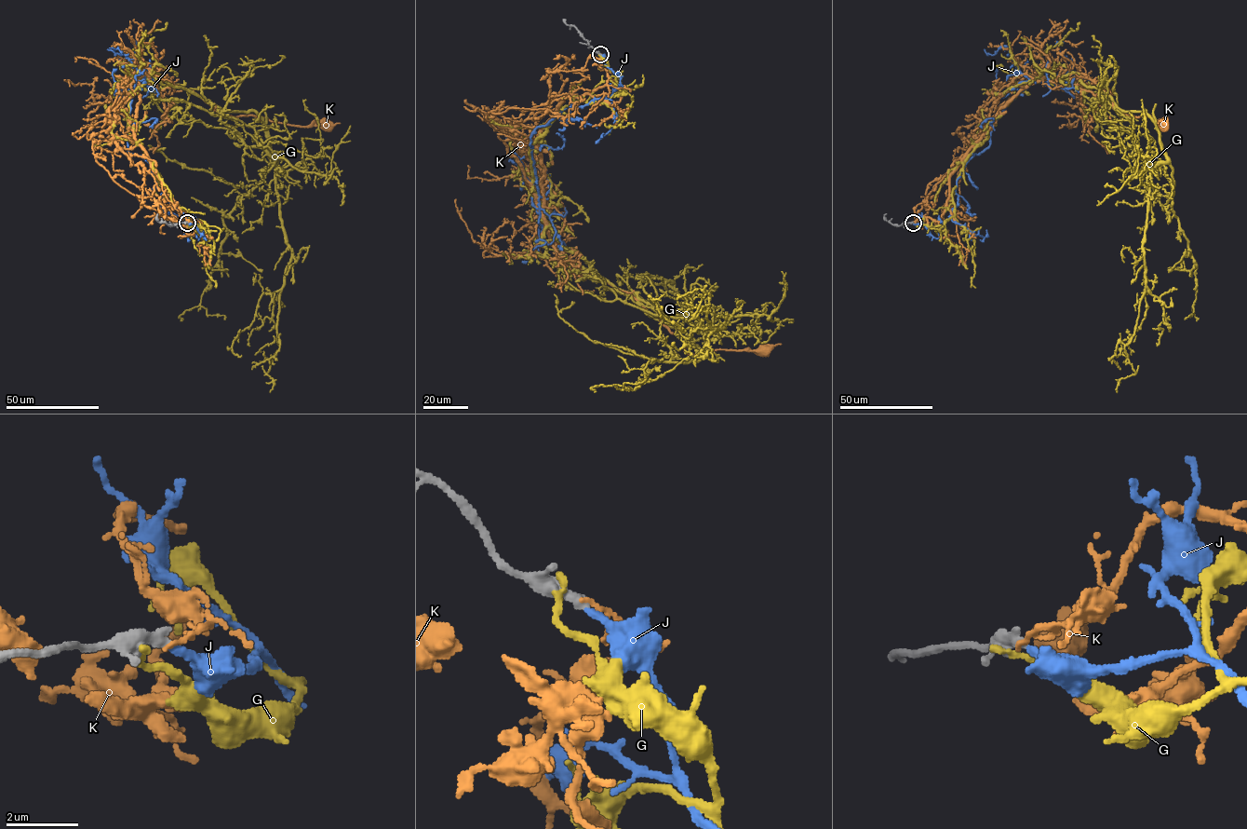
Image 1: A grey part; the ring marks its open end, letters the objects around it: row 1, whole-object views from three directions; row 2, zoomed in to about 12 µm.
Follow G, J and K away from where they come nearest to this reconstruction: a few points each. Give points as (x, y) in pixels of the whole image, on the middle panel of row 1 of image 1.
G: (598, 53), (620, 91), (529, 145), (544, 221), (704, 340), (724, 328), (698, 294)
J: (600, 54), (621, 85), (568, 105), (530, 137), (544, 196), (550, 186), (518, 164), (522, 147), (505, 138)
K: (600, 53), (607, 83), (568, 96), (539, 134), (549, 239), (686, 339), (687, 353), (764, 350)

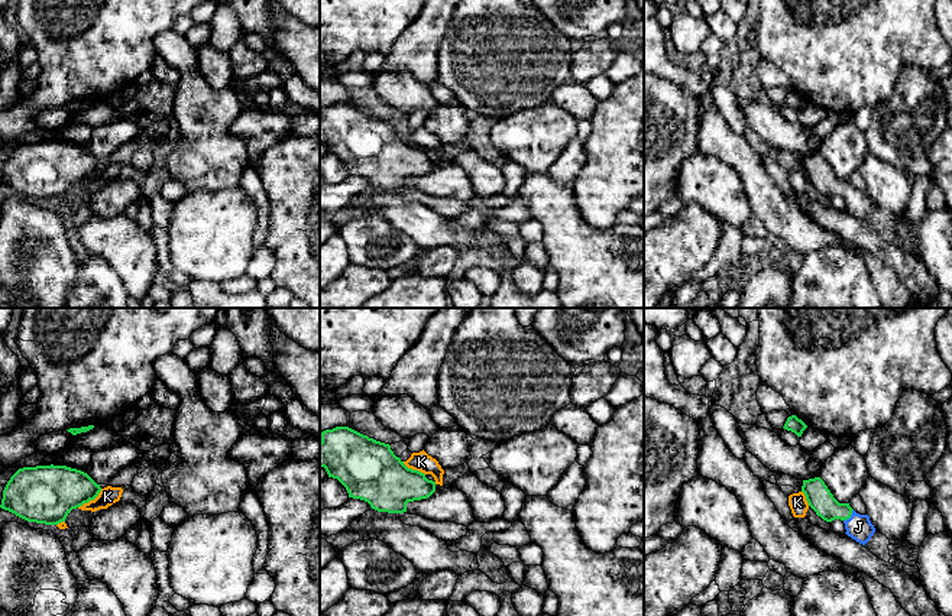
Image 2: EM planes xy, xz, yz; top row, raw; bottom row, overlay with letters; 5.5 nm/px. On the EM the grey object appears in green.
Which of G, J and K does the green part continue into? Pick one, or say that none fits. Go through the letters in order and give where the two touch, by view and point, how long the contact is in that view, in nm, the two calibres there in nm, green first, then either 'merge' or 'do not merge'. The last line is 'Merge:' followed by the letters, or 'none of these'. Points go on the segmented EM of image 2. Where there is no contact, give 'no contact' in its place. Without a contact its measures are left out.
G: no contact; do not merge
J: contact yz (850, 516); length 90 nm; calibres 140 and 140 nm; merge
K: contact xy (90, 499); length 170 nm; calibres 320 and 100 nm; do not merge
Merge: J

